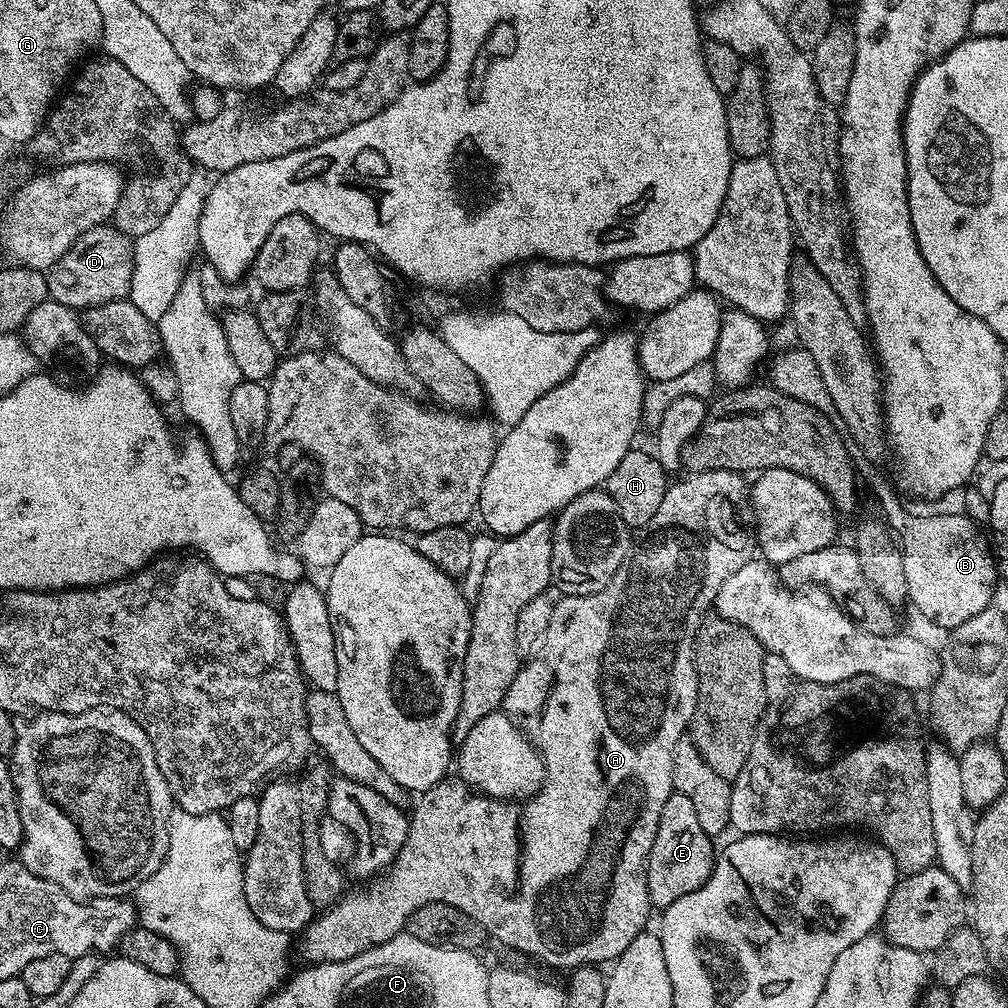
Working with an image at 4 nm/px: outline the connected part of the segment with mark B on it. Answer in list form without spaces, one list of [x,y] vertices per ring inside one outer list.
[[[872,474],[868,478],[870,488],[876,496],[883,513],[885,523],[895,533],[903,554],[906,588],[910,604],[930,622],[951,630],[957,628],[968,618],[974,618],[982,610],[991,607],[994,596],[994,584],[998,581],[998,562],[995,558],[987,535],[981,533],[981,527],[963,512],[957,514],[930,514],[928,516],[911,516],[904,508],[901,493],[895,485],[880,474]]]

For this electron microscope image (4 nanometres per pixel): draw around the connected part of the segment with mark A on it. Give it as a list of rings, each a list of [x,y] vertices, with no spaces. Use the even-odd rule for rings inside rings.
[[[714,470],[708,472],[693,472],[680,480],[667,485],[667,492],[662,498],[657,512],[639,533],[633,543],[628,556],[622,566],[610,578],[610,582],[602,590],[589,596],[565,596],[556,600],[554,614],[550,614],[550,648],[552,644],[552,676],[548,672],[538,672],[532,663],[525,663],[518,670],[514,682],[510,682],[510,690],[506,690],[506,698],[502,711],[519,725],[525,735],[535,744],[544,762],[544,782],[542,788],[524,807],[524,818],[520,826],[520,816],[515,812],[511,803],[503,800],[493,800],[483,794],[474,794],[463,780],[459,778],[445,778],[438,781],[427,792],[419,793],[416,809],[410,812],[408,822],[408,837],[402,850],[387,869],[385,880],[376,885],[368,884],[365,888],[345,891],[337,904],[325,908],[308,925],[306,931],[299,937],[300,952],[308,959],[309,965],[333,964],[354,958],[371,948],[377,948],[382,942],[390,942],[392,938],[405,931],[410,917],[416,909],[427,904],[449,904],[462,914],[470,914],[474,922],[484,927],[485,933],[492,936],[500,944],[508,948],[517,948],[536,960],[545,960],[552,968],[581,968],[584,964],[604,966],[620,956],[627,946],[638,937],[640,932],[649,927],[648,915],[654,912],[650,902],[650,890],[646,886],[646,866],[650,846],[654,846],[654,834],[660,832],[662,806],[666,806],[666,798],[674,791],[672,786],[672,767],[674,766],[674,746],[685,739],[689,731],[692,715],[696,709],[696,695],[698,694],[698,678],[696,677],[696,632],[706,619],[706,613],[715,605],[718,590],[722,590],[722,582],[730,578],[730,574],[742,570],[746,562],[750,562],[757,555],[758,545],[756,537],[751,531],[744,529],[740,521],[740,507],[745,507],[746,497],[750,488],[745,477],[739,472],[730,470]],[[520,880],[520,902],[514,902]]]

